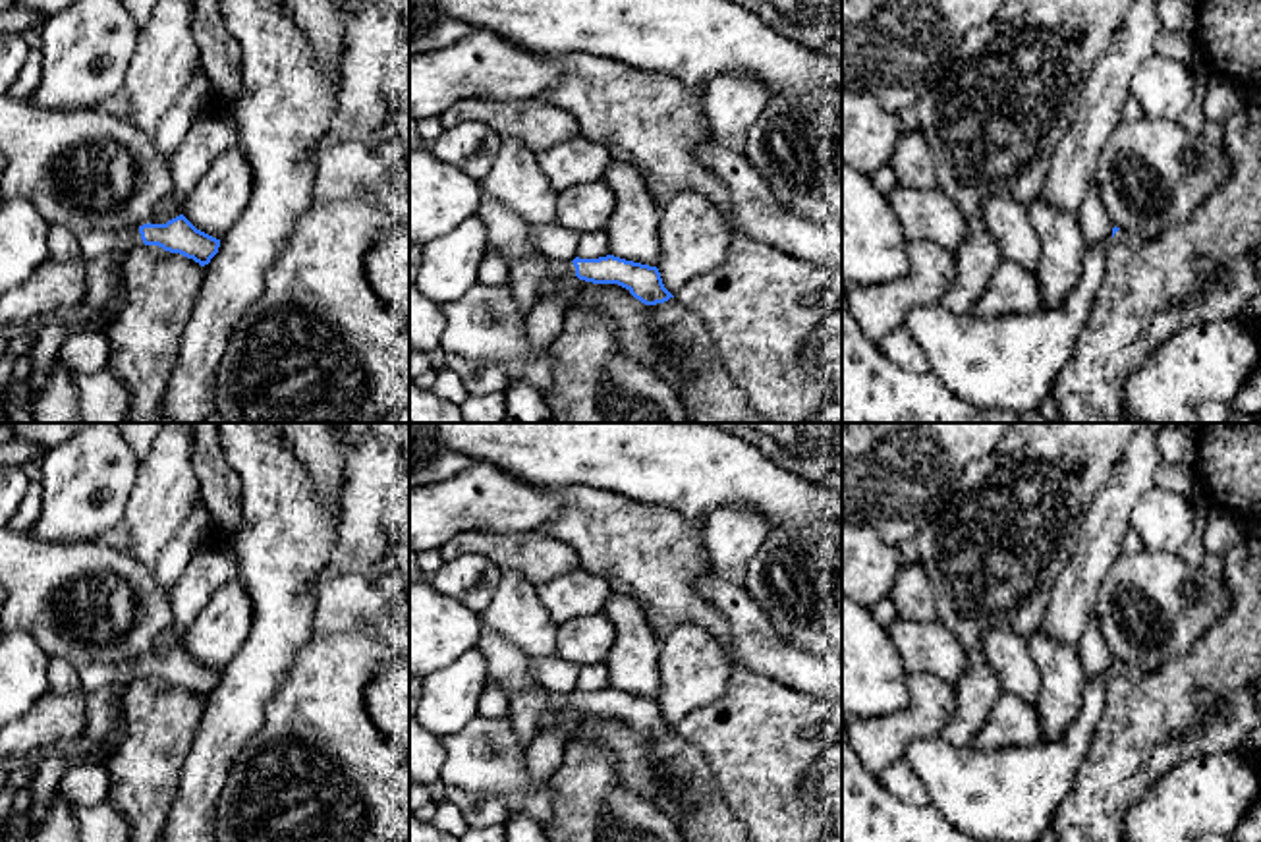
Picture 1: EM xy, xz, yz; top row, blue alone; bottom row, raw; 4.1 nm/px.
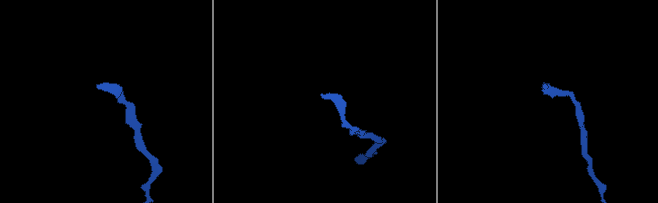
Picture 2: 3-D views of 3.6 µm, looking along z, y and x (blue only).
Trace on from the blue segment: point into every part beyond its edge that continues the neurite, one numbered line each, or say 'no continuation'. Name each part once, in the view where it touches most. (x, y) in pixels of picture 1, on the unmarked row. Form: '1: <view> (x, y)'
1: xy (95, 676)

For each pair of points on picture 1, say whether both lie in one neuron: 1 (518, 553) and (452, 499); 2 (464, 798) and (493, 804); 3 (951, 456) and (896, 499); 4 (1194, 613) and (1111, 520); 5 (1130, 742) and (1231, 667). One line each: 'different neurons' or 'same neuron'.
1: different neurons
2: same neuron
3: same neuron
4: different neurons
5: same neuron

